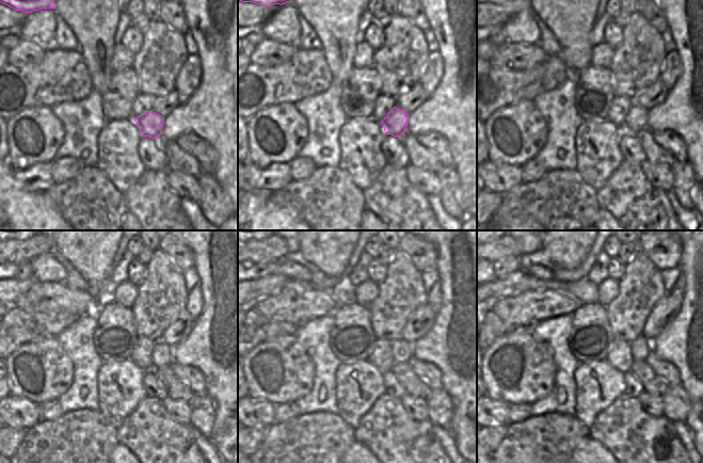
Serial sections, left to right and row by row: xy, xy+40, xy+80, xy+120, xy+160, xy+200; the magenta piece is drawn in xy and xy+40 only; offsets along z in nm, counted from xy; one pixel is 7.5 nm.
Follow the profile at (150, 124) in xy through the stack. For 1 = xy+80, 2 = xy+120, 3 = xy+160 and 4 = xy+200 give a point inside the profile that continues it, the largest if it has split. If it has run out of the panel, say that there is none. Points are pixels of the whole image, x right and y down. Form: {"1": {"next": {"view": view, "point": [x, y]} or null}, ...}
{"1": {"next": {"view": "xy+80", "point": [636, 120]}}, "2": {"next": {"view": "xy+120", "point": [161, 355]}}, "3": {"next": {"view": "xy+160", "point": [399, 355]}}, "4": {"next": {"view": "xy+200", "point": [637, 354]}}}

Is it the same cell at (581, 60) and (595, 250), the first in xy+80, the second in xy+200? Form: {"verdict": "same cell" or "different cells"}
{"verdict": "different cells"}

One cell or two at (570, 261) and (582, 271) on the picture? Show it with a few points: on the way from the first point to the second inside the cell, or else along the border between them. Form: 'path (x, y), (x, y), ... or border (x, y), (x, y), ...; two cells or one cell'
border (592, 245), (576, 268), (566, 270), (554, 264); two cells

